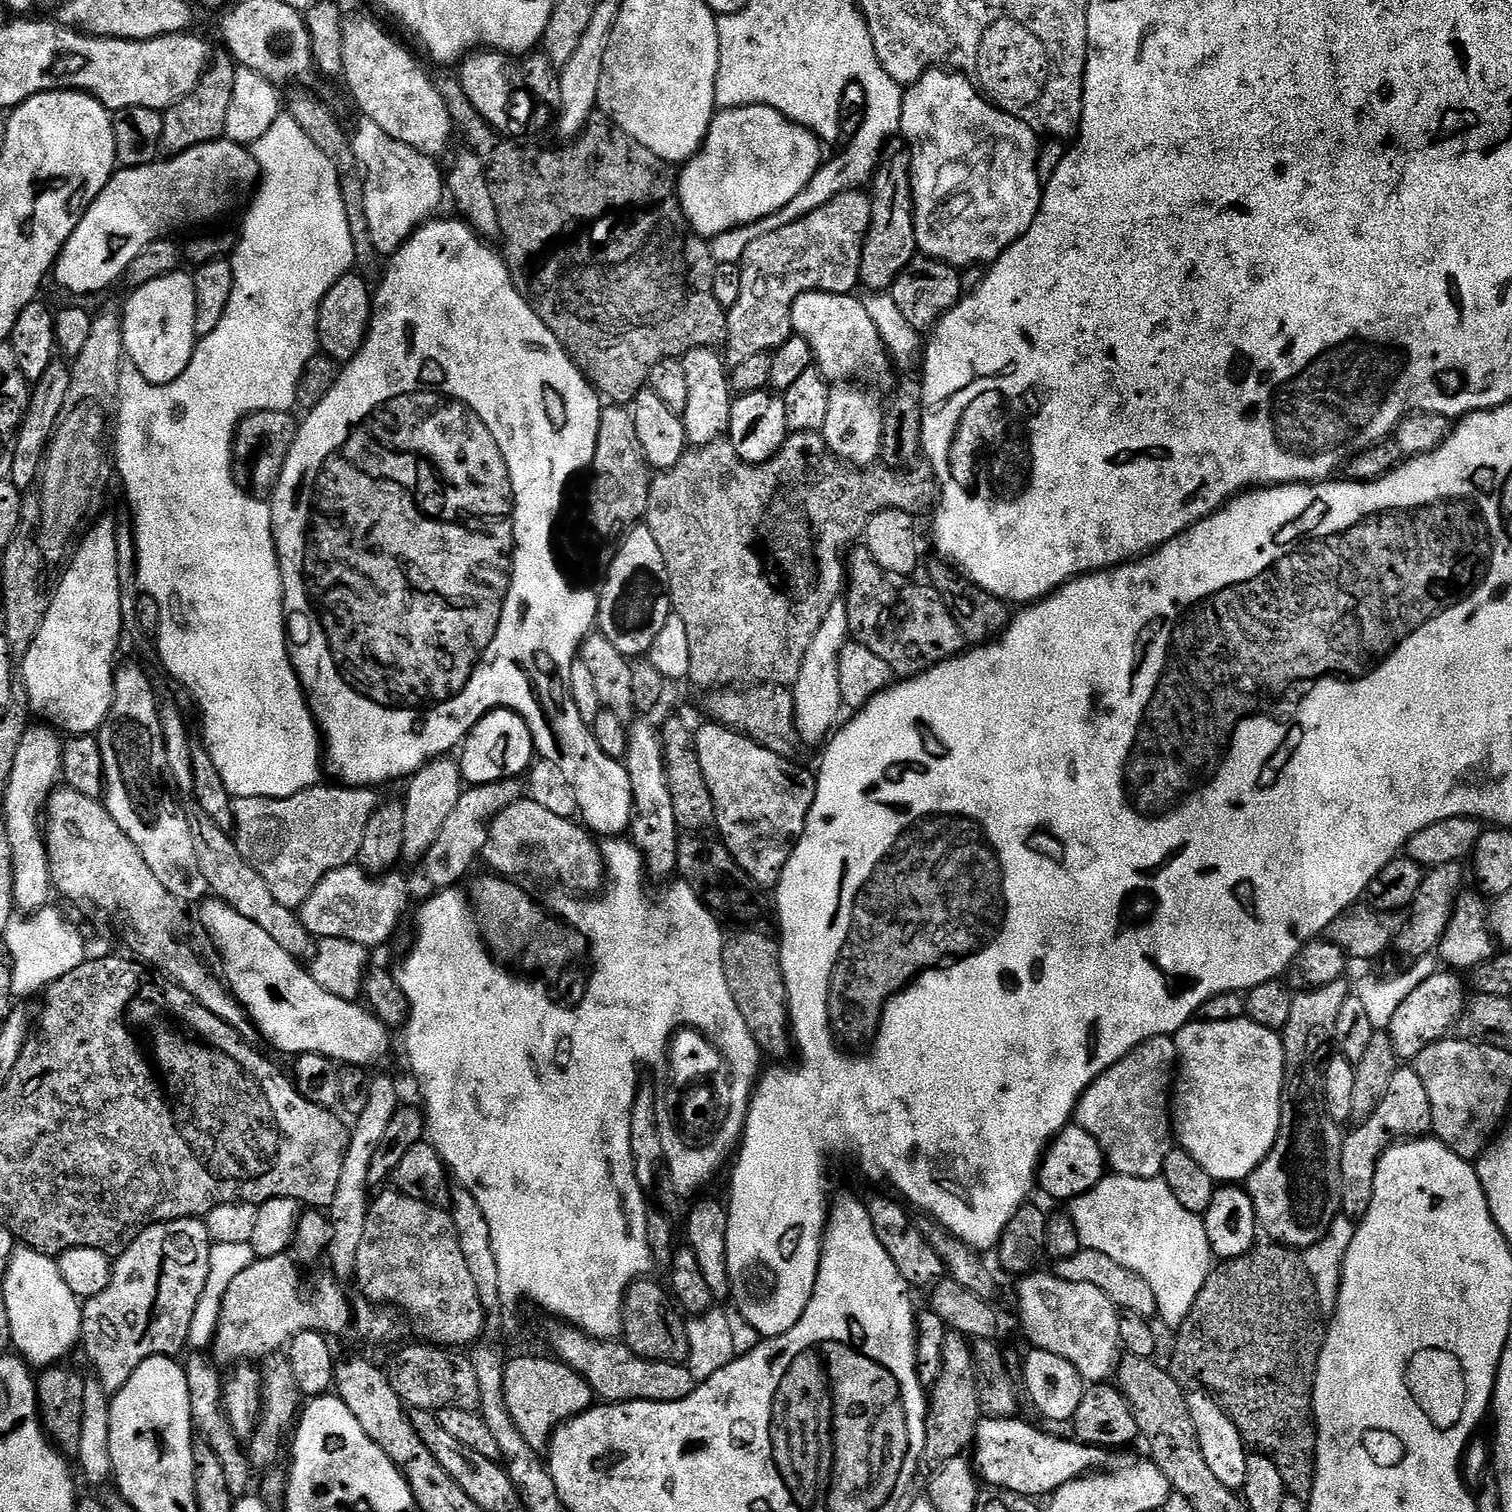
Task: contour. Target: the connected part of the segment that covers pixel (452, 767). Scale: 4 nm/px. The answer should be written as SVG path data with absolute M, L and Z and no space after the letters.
M440 757L436 760L429 760L407 781L408 788L404 794L404 815L405 815L405 833L403 835L403 859L418 862L423 859L430 846L433 845L441 833L442 827L446 824L447 818L450 818L451 811L458 804L458 798L464 791L464 779L460 774L459 763L449 757Z

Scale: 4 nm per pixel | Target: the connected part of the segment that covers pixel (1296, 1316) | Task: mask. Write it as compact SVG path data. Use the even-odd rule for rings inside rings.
M1264 1242L1238 1258L1213 1267L1186 1322L1175 1333L1176 1353L1172 1356L1175 1371L1181 1377L1197 1380L1203 1391L1219 1400L1242 1434L1245 1445L1253 1444L1257 1453L1270 1457L1280 1467L1285 1489L1305 1502L1312 1498L1316 1477L1312 1387L1316 1385L1316 1367L1326 1331L1320 1307L1322 1301L1316 1295L1314 1278L1306 1270L1303 1255L1275 1242Z

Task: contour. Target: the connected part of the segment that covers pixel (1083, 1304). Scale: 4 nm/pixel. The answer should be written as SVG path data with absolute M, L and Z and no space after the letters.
M1037 1270L1021 1279L1020 1284L1020 1312L1018 1311L1018 1324L1028 1335L1033 1349L1050 1354L1058 1354L1058 1358L1066 1358L1074 1370L1089 1385L1102 1384L1113 1379L1116 1366L1122 1356L1120 1339L1118 1338L1118 1322L1120 1312L1116 1305L1098 1290L1098 1286L1086 1286L1086 1282L1066 1282L1054 1274L1048 1276L1043 1270Z

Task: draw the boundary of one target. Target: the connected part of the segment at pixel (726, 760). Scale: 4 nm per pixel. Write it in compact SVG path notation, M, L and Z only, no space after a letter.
M707 722L700 729L696 728L694 732L695 744L698 756L698 763L702 768L702 775L706 780L706 786L709 787L709 794L707 799L714 804L714 810L716 811L715 831L718 833L719 839L726 846L726 850L734 858L734 862L738 865L747 876L752 880L752 883L756 885L757 889L768 890L775 889L782 878L782 870L786 866L786 862L790 858L790 854L794 850L796 841L800 839L802 833L804 833L804 823L808 820L810 810L814 806L814 798L816 797L816 778L810 771L803 772L800 768L792 768L792 760L774 754L770 750L766 750L762 746L758 746L750 738L746 738L743 732L732 732L729 728L724 728L720 724L715 722Z

